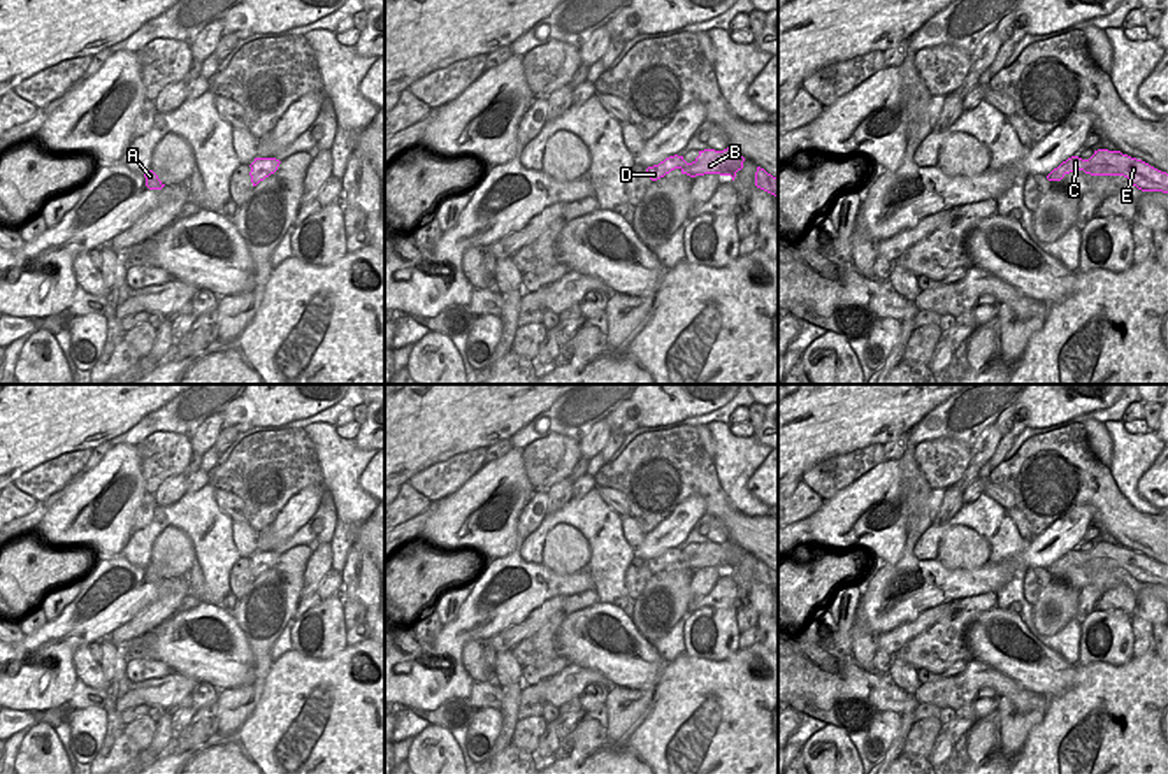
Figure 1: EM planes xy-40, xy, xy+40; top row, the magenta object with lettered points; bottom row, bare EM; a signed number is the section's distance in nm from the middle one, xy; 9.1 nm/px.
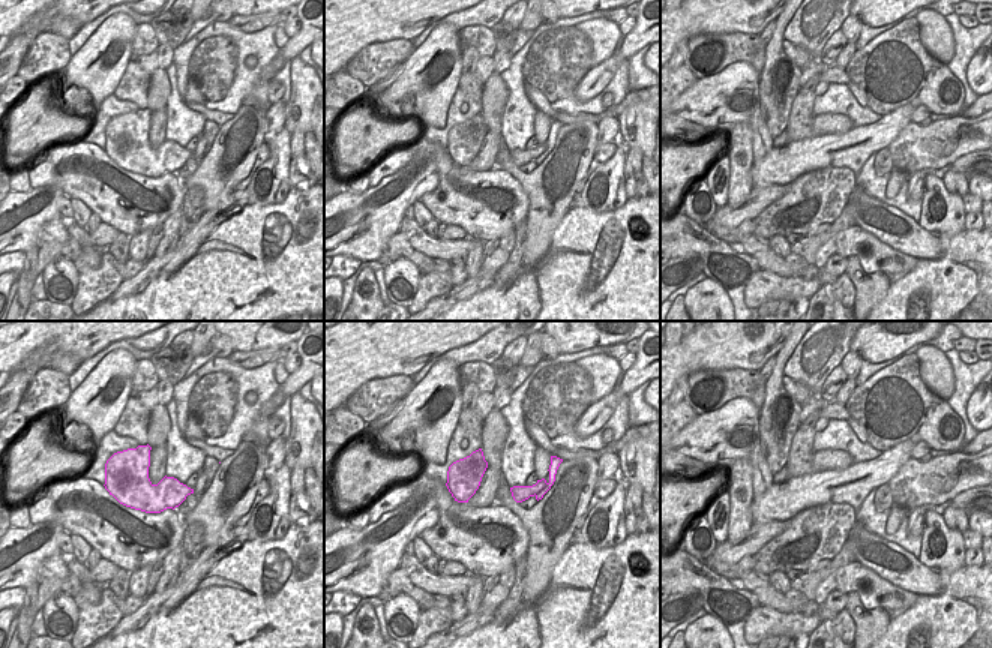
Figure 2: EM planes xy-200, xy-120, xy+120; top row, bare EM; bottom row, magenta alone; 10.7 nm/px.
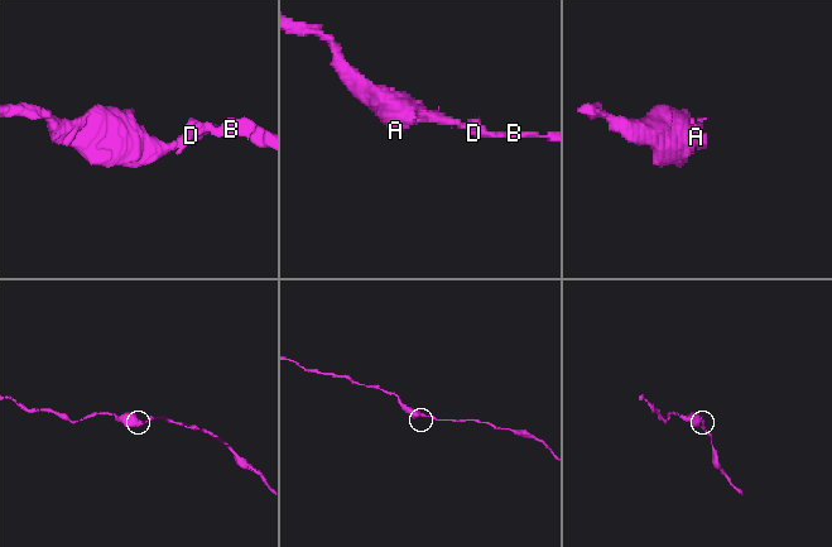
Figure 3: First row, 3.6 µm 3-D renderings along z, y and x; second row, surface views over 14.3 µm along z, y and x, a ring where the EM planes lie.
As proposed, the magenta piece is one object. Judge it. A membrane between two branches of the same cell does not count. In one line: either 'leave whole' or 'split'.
leave whole

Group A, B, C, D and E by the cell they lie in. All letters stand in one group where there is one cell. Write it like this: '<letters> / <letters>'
A B C D E

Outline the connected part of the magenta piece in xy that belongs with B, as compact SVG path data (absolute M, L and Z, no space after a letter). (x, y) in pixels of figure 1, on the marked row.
M729 147L724 151L704 149L699 151L699 156L692 163L687 163L683 156L674 154L666 158L659 165L648 167L646 172L652 181L664 177L674 168L680 168L681 174L687 174L690 177L704 174L720 174L731 176L734 181L736 172L743 168L743 161L745 158Z

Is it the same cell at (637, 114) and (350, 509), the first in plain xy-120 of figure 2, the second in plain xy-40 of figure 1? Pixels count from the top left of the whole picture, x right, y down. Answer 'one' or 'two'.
two

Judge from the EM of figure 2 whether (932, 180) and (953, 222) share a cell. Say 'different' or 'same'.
same

